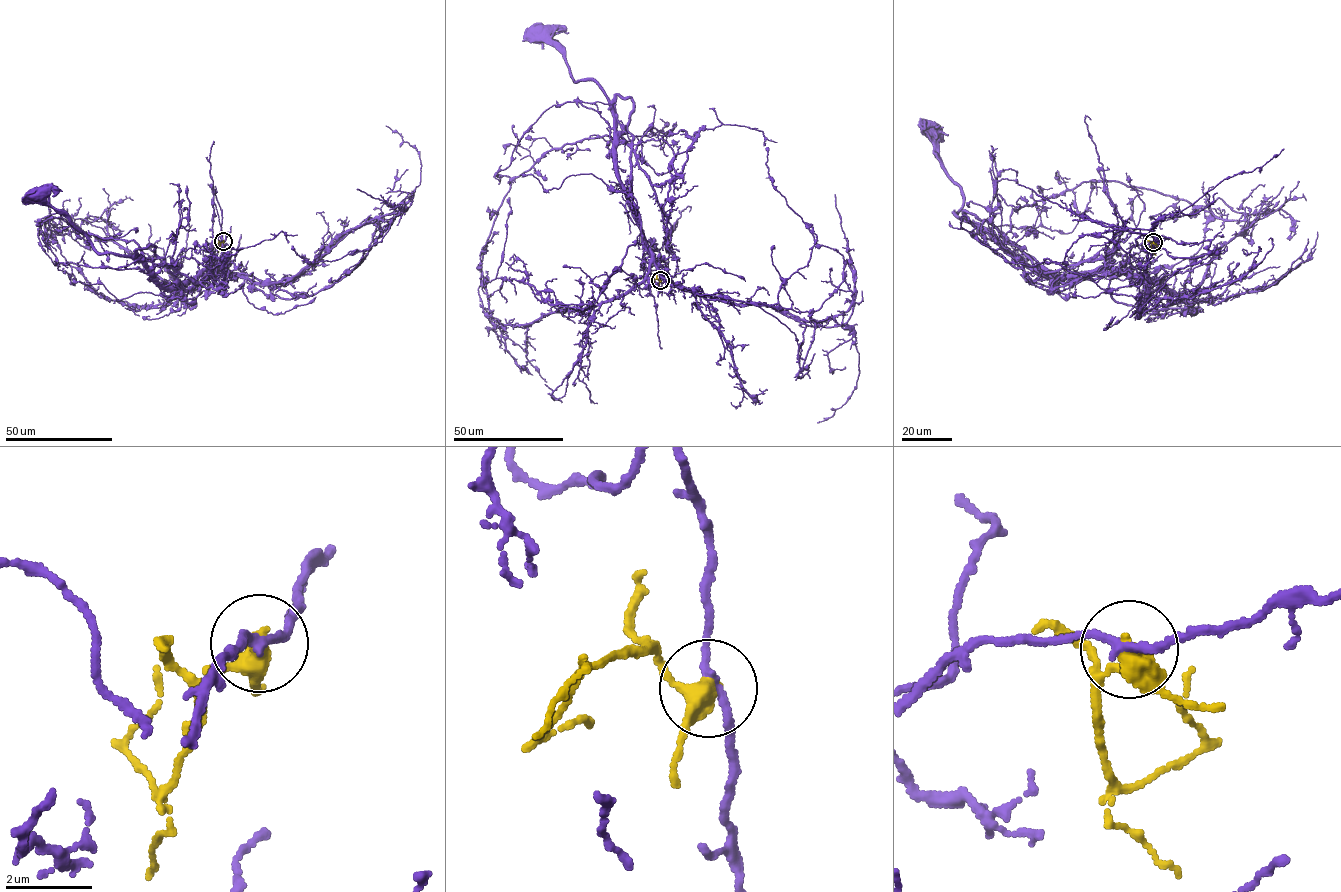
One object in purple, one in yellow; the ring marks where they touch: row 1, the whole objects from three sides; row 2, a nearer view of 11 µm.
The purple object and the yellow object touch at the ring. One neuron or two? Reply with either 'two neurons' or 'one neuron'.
two neurons

